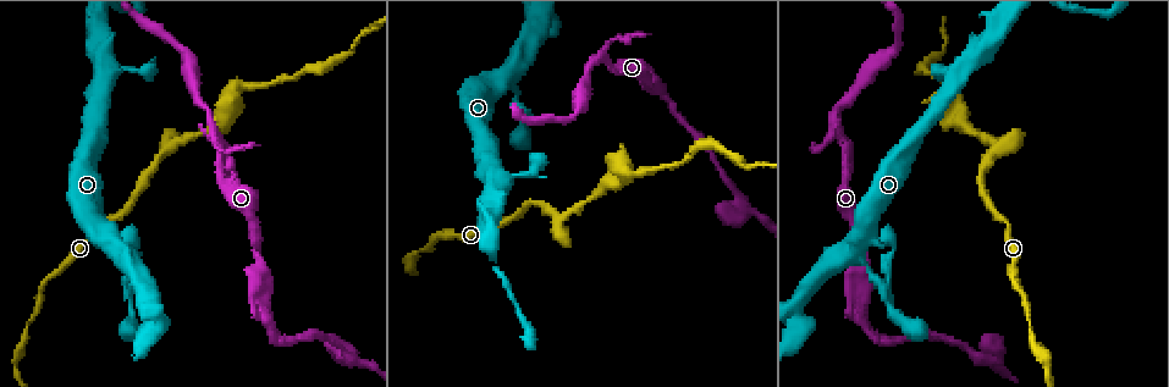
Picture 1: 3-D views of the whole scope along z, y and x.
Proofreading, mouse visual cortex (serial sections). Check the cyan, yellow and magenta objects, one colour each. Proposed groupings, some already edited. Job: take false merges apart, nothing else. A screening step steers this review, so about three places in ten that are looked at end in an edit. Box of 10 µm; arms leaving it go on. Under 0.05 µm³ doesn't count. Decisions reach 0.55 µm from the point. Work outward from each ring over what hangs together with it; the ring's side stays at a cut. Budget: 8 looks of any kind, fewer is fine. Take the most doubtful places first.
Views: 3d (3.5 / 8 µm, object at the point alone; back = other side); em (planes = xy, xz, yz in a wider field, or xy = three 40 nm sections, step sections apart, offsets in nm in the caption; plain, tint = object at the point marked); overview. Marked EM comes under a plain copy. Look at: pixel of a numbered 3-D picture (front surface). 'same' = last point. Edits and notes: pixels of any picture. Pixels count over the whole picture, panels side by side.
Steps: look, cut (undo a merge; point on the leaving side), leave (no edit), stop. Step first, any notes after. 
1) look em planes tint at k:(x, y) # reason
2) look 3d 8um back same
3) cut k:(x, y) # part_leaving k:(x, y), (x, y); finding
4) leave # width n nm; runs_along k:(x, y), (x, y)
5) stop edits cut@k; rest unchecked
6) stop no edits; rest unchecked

look 3d 3.5um at 1:(610, 70) # thin neck

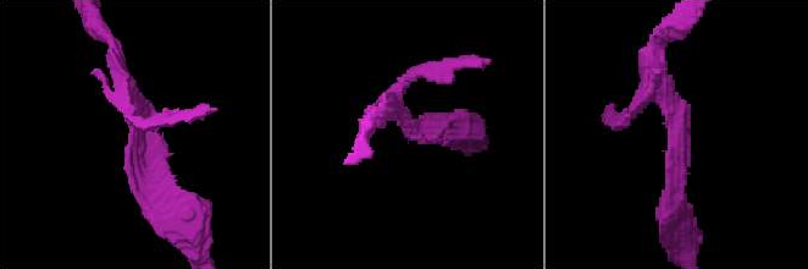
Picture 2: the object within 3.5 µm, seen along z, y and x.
look em xy step 1 tint at 2:(410, 135) # arm_widths 200, 250 nm

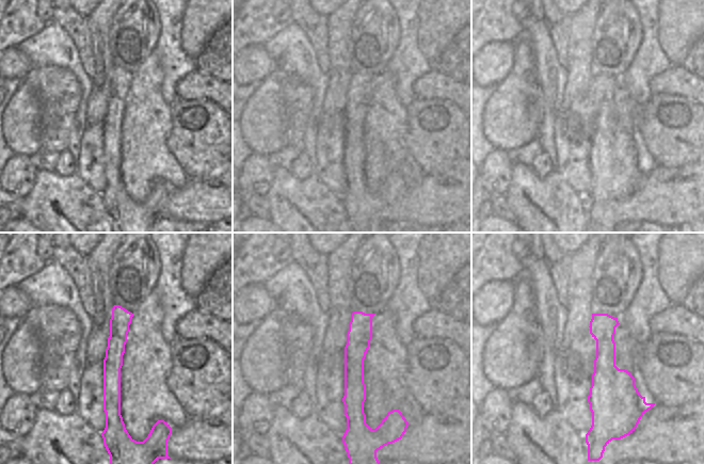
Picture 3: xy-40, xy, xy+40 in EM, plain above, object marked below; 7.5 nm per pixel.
look em xy step 2 tint same # another direction

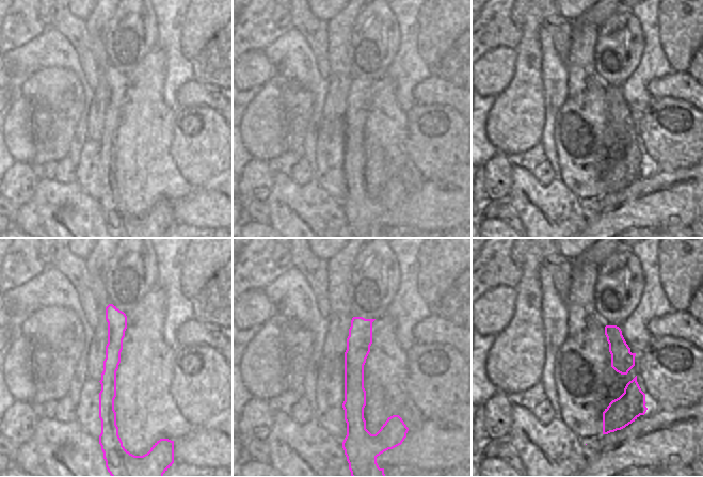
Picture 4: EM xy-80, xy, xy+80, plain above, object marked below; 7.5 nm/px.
leave # runs_along 4:(111, 307), (114, 347), (104, 427); all the same cell

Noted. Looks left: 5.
look 3d 3.5um at 1:(233, 107) # abrupt turn

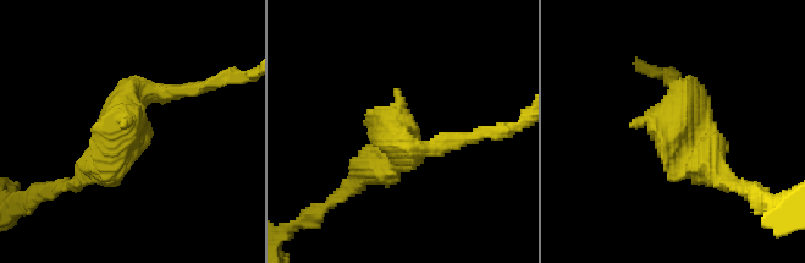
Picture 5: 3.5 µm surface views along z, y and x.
look em xy step 5 tint at 5:(127, 133)

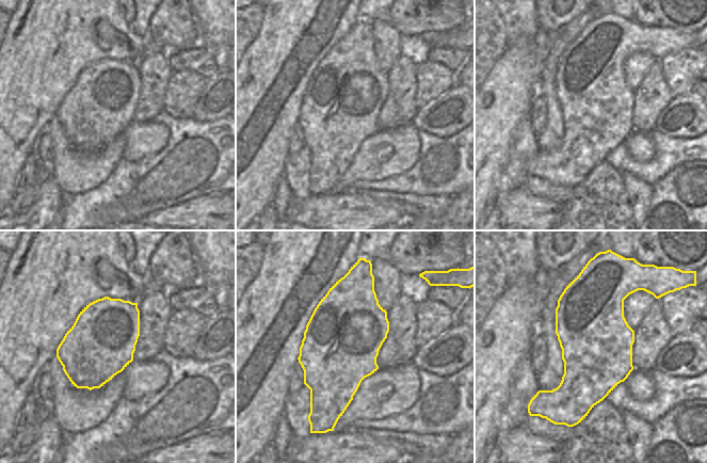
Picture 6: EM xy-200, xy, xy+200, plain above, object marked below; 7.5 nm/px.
leave # runs_along 5:(80, 180), (125, 149), (139, 89), (174, 93); continuous, no second cell

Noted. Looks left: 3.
look 3d 3.5um at 1:(128, 287)

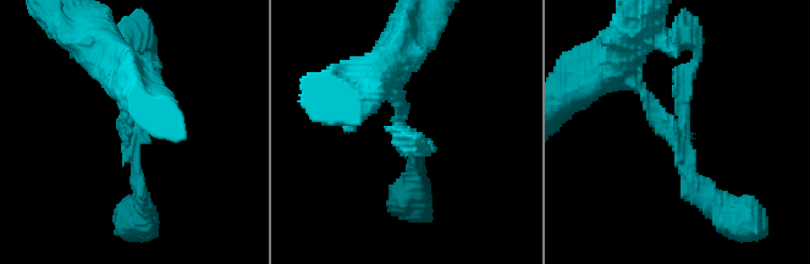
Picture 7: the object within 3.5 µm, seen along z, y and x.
look em xy step 1 tint at 7:(132, 135) # arms 3; arm_widths 200, 200, 200 nm

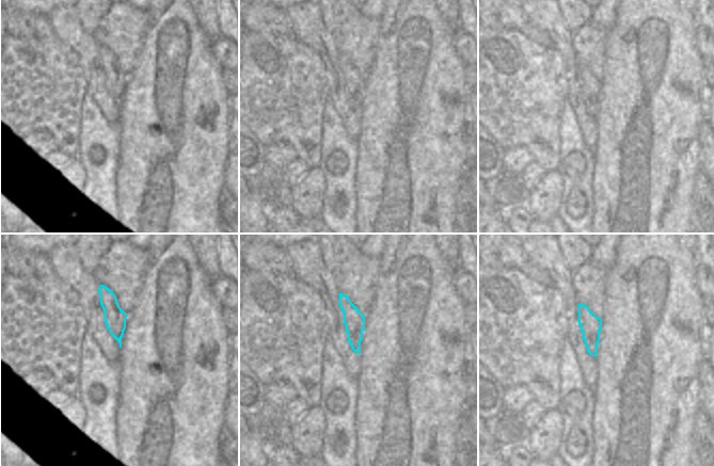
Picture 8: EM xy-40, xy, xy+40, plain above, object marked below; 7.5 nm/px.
cut 7:(688, 185) # part_leaving 7:(682, 138), (688, 172), (748, 225); a second cell is stuck on

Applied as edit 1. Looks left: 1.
stop edits cut@7; rest unchecked

